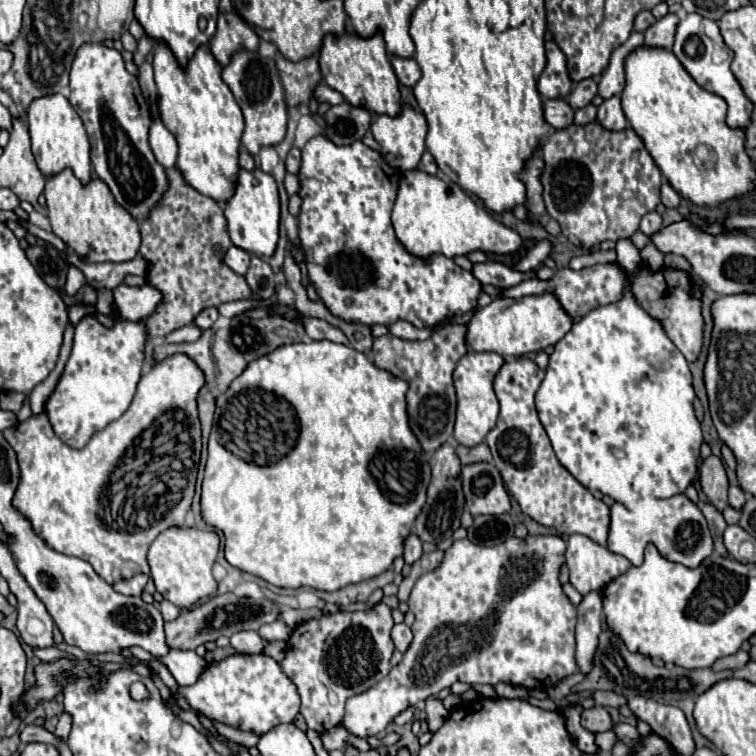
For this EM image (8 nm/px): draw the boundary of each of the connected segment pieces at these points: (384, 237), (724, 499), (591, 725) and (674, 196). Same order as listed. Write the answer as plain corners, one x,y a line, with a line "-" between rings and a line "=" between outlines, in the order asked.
314,136
302,148
302,166
298,178
298,196
302,198
298,234
304,250
308,278
314,284
318,298
336,318
366,326
392,326
398,320
406,320
416,328
428,328
446,316
462,316
464,312
476,308
480,282
468,270
462,270
454,260
442,254
420,260
408,254
394,236
390,212
396,200
400,174
398,170
386,166
378,150
372,150
362,142
336,146
324,136
=
708,456
700,470
700,486
702,492
706,494
708,502
716,508
716,510
724,510
728,506
728,478
726,478
726,470
720,458
716,456
=
594,706
594,708
582,712
582,726
584,726
588,732
598,734
598,732
612,730
614,722
612,722
612,718
610,718
610,714
608,714
606,708
=
668,183
662,184
660,188
660,198
666,208
678,208
682,201
681,198
678,198
678,194

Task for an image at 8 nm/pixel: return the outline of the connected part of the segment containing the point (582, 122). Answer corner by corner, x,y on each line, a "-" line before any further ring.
588,104
586,108
580,108
574,116
574,124
578,126
586,126
588,122
594,122
594,120
596,120
596,106
592,104

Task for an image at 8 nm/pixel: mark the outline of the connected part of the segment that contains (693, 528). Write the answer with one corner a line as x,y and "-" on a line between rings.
684,494
672,496
668,500
656,500
654,506
640,512
632,512
616,502
610,508
610,518
612,522
608,534
608,550
612,550
612,554
620,554
628,558
632,566
642,564
644,548
648,544
654,544
660,556
668,558
670,562
678,562
688,568
700,566
714,552
706,518
698,510
698,506
692,504

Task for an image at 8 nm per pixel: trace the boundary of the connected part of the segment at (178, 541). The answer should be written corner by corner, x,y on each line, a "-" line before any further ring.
172,526
158,534
158,538
148,548
148,564
150,576
156,584
156,590
164,596
164,600
176,604
178,608
192,608
204,598
216,594
216,580
212,576
212,566
216,562
220,550
220,538
216,532
188,528
188,526

